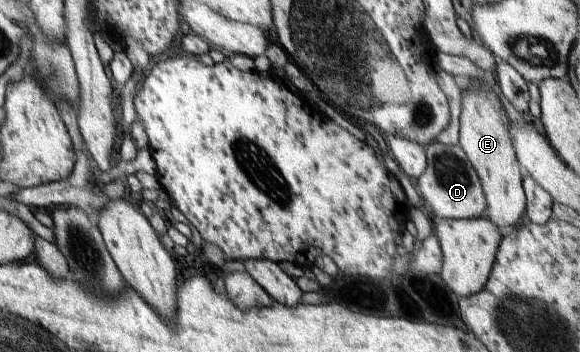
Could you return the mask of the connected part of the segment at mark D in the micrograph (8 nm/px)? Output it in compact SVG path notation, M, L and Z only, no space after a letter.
M430 142L426 145L427 168L417 178L420 197L432 208L436 221L458 218L482 217L487 208L487 199L479 175L470 163L460 144L442 144Z

